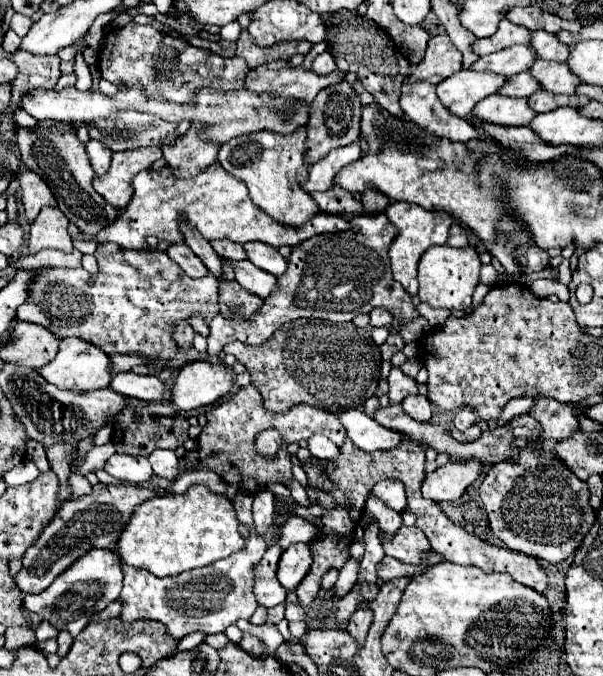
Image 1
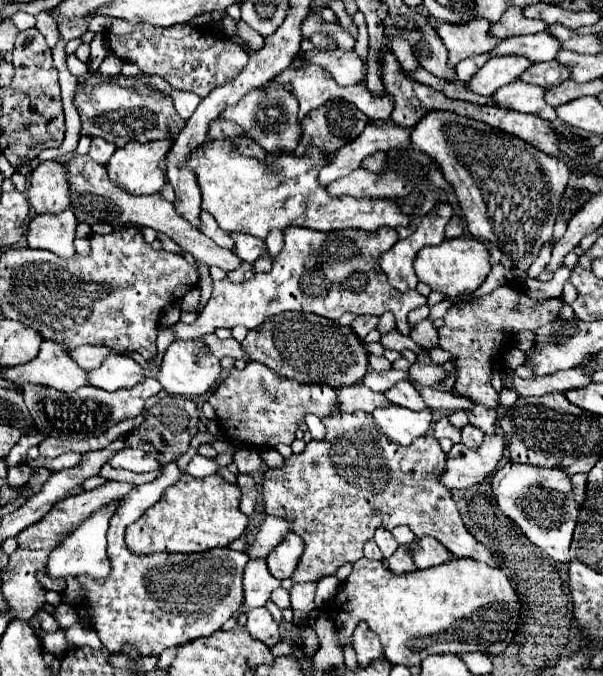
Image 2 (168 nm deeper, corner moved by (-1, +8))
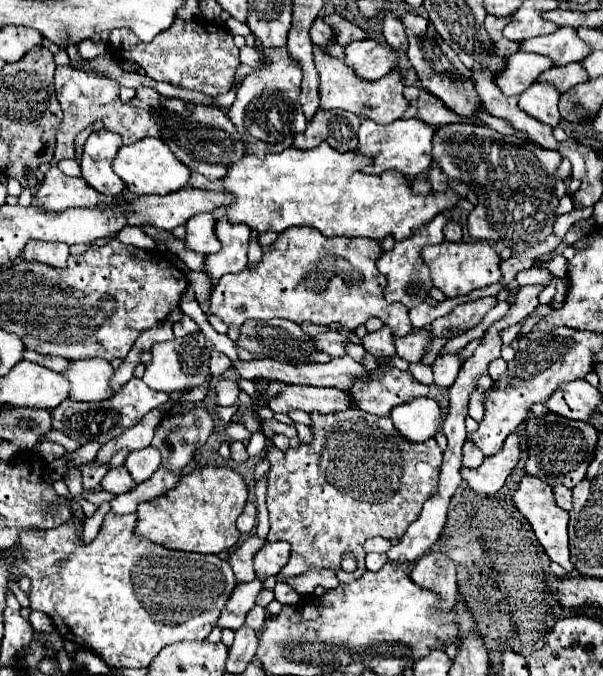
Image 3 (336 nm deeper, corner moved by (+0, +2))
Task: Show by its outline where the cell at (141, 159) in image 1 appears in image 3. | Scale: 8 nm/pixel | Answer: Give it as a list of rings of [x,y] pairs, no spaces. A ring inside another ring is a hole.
[[[144,138],[142,142],[134,142],[130,146],[122,146],[116,160],[114,160],[114,172],[126,182],[126,188],[136,194],[170,194],[180,188],[184,188],[190,180],[190,168],[184,166],[172,150],[158,138]]]

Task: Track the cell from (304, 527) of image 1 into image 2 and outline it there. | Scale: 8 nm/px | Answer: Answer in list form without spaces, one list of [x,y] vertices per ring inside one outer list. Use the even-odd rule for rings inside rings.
[[[267,516],[259,526],[255,542],[247,550],[249,558],[265,558],[277,544],[283,542],[283,538],[289,532],[291,532],[291,520],[279,520],[279,516]]]

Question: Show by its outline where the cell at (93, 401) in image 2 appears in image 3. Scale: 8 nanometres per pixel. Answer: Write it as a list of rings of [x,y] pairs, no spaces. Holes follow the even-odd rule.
[[[132,378],[120,394],[112,396],[110,400],[102,400],[102,402],[72,402],[72,400],[66,400],[62,402],[60,406],[52,408],[50,414],[52,414],[52,426],[54,430],[60,430],[64,434],[68,434],[70,438],[86,444],[86,442],[108,442],[110,438],[116,438],[122,434],[122,430],[138,424],[142,420],[142,416],[162,404],[166,404],[170,400],[168,394],[162,394],[162,392],[156,392],[156,390],[150,390],[144,380],[138,380],[138,378]]]

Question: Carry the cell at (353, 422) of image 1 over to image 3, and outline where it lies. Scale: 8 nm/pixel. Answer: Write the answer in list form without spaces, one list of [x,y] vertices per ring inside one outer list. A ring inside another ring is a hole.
[[[412,398],[390,414],[400,434],[410,442],[426,442],[440,426],[440,404],[434,398]]]

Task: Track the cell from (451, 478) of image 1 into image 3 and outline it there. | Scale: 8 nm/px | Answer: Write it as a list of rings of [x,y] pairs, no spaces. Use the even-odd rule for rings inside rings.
[[[510,434],[504,442],[504,448],[494,454],[484,458],[480,468],[462,468],[462,480],[478,494],[496,494],[506,478],[512,474],[520,460],[520,436]]]

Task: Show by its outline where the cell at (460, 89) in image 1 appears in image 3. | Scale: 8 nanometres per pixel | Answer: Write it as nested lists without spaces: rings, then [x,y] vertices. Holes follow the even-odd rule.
[[[520,50],[506,60],[506,70],[496,76],[496,86],[502,90],[504,96],[518,96],[552,66],[554,64],[550,62],[550,58]]]

